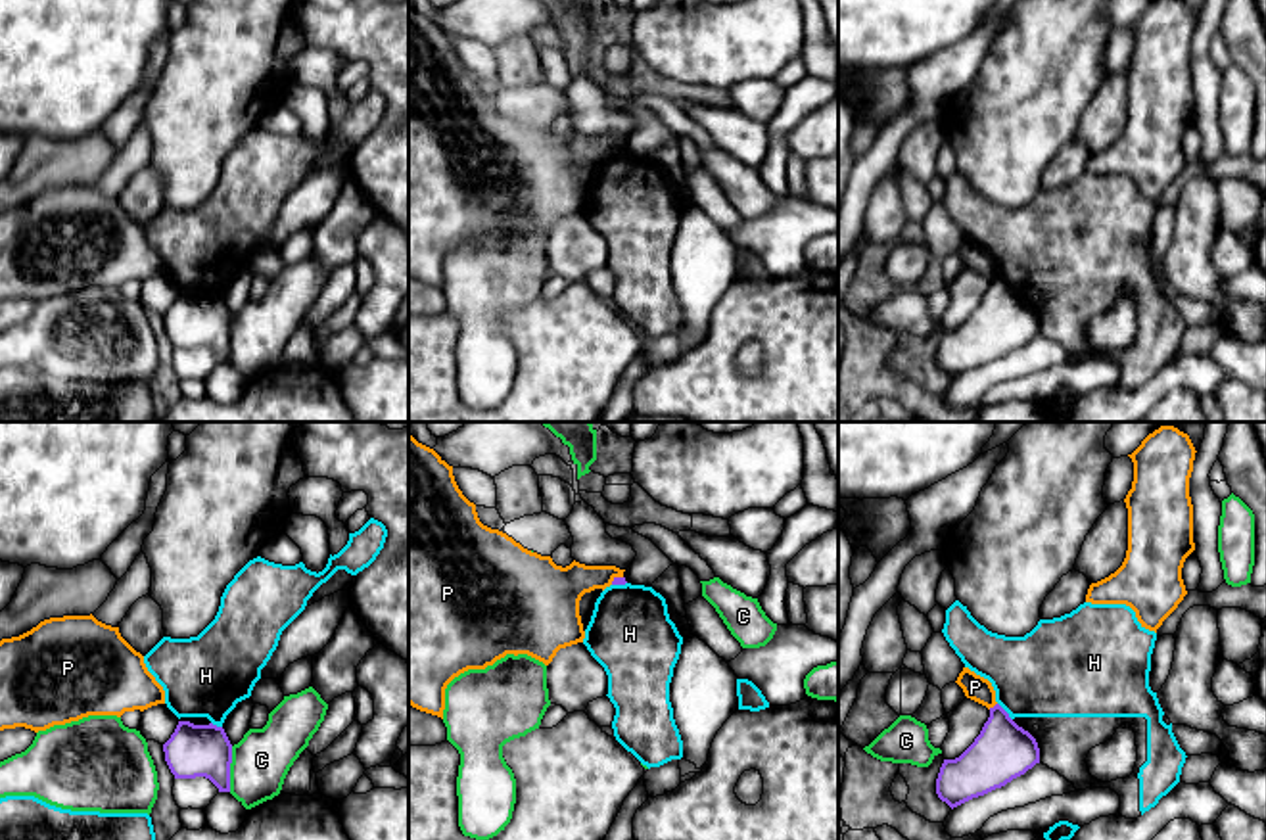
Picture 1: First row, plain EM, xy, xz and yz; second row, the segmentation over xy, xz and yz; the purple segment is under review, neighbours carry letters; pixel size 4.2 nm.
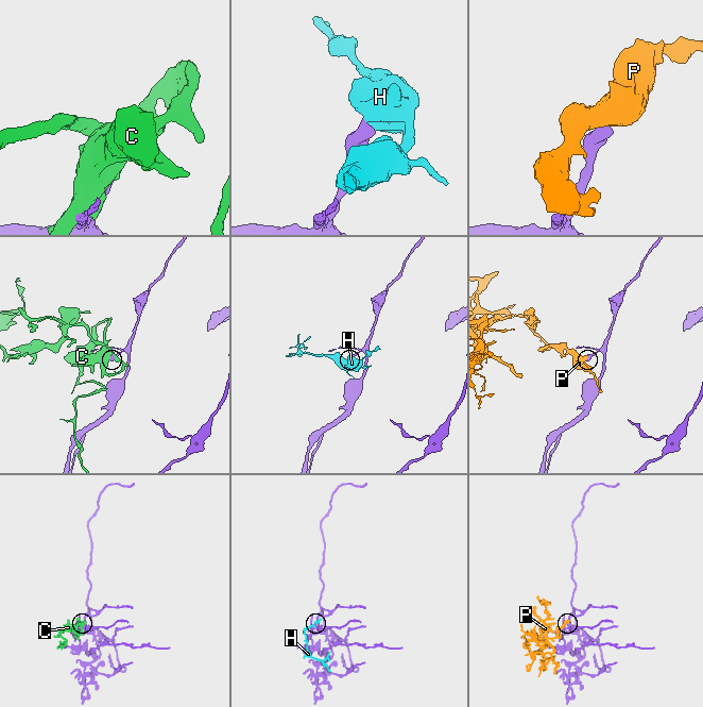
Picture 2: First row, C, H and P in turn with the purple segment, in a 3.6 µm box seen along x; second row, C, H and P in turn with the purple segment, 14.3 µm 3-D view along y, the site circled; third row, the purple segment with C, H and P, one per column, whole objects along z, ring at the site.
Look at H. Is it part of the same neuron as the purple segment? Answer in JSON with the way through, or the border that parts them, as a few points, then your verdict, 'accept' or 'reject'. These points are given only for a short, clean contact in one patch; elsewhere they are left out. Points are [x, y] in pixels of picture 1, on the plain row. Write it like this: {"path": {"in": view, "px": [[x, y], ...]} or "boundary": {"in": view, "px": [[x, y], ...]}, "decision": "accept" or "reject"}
{"boundary": {"in": "yz", "px": [[998, 273], [1011, 290]]}, "decision": "reject"}

